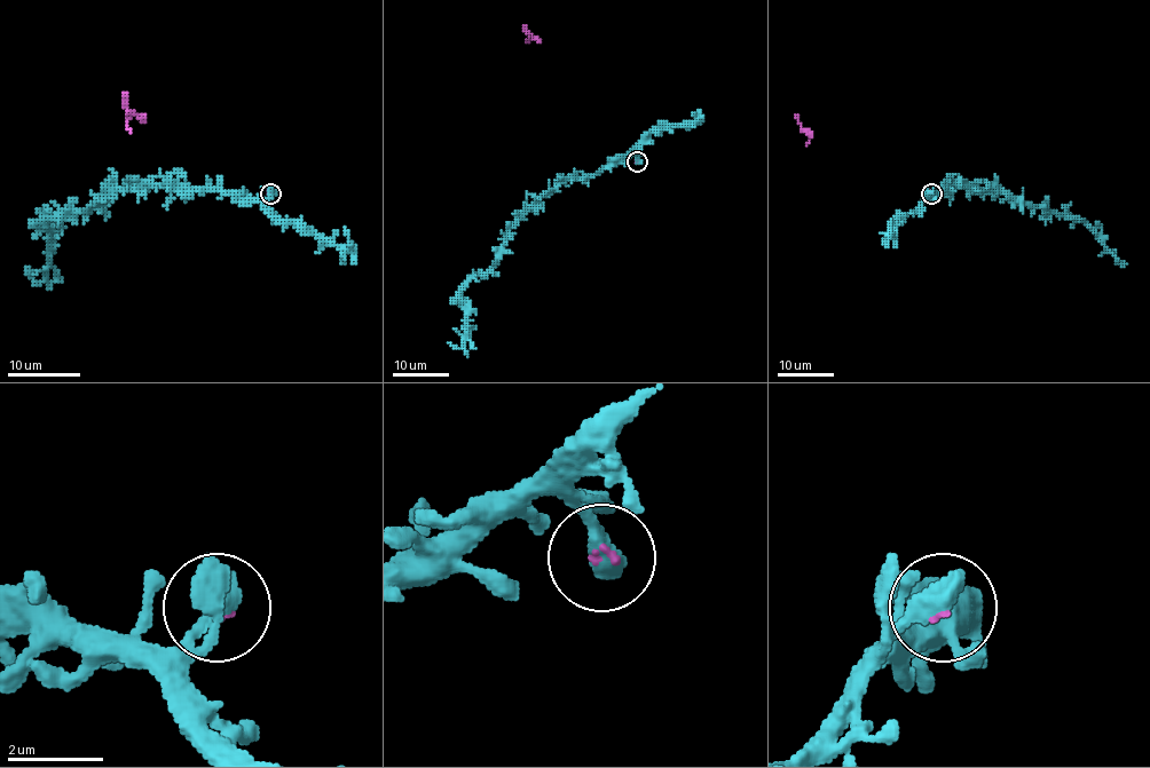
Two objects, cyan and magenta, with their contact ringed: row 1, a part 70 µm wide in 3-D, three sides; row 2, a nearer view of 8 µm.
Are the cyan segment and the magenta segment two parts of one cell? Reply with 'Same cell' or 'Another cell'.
Same cell

